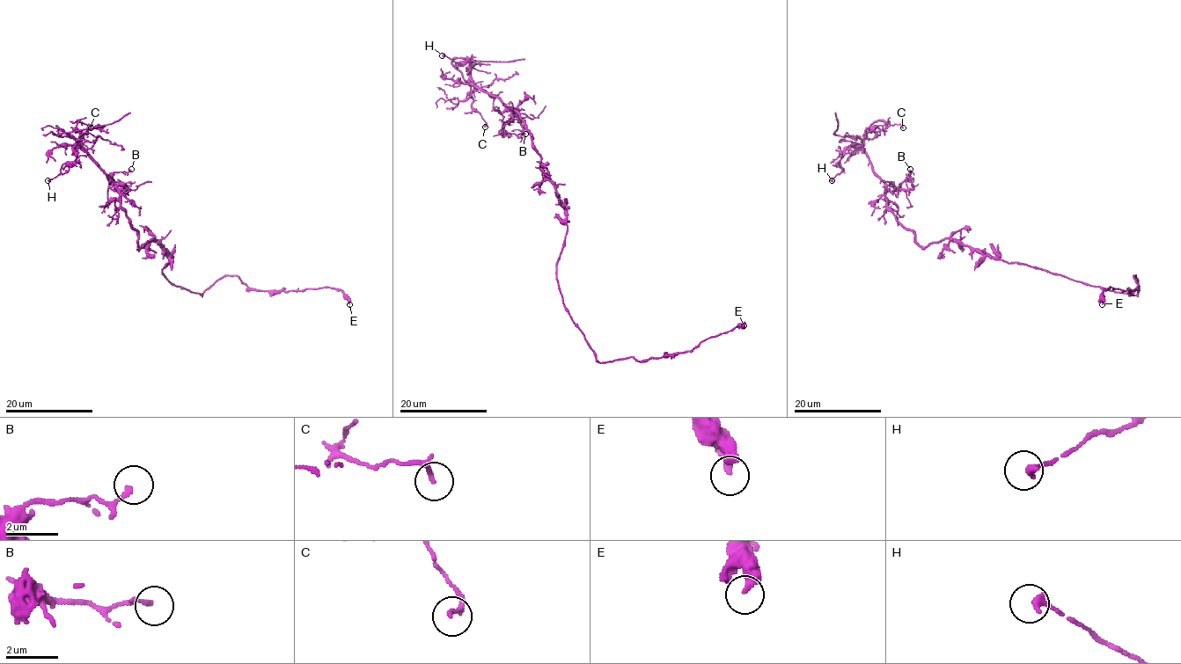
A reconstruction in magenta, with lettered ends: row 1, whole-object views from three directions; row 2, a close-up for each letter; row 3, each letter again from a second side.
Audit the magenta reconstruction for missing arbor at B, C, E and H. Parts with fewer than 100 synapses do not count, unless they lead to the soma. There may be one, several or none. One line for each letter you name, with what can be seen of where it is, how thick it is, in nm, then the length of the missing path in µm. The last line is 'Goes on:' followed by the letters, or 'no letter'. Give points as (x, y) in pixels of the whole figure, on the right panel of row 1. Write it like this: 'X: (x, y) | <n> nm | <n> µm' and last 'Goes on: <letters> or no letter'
Goes on: no letter

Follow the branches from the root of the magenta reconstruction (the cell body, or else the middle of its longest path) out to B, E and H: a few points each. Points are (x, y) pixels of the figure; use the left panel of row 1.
B: (172, 259), (153, 238), (138, 246), (137, 230), (121, 205), (120, 193), (109, 186), (115, 172), (131, 169)
E: (172, 259), (163, 269), (165, 276), (200, 295), (220, 279), (236, 275), (262, 291), (339, 288), (349, 304)
H: (172, 259), (153, 238), (138, 246), (118, 186), (80, 146), (74, 149), (69, 168), (47, 180)

